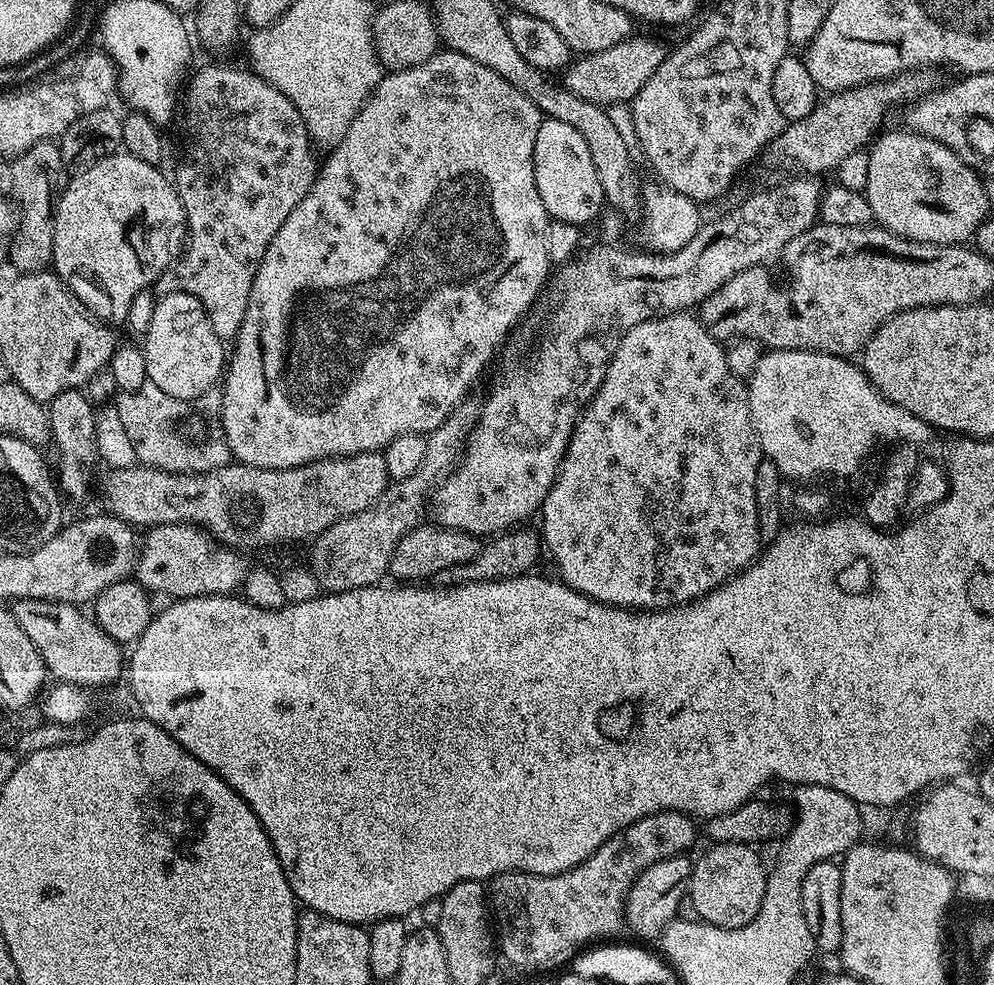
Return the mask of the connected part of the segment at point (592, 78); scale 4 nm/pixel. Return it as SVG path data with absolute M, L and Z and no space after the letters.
M633 34L628 39L618 42L601 52L589 52L573 59L563 73L563 87L578 96L601 106L609 104L623 104L631 102L635 96L650 82L654 70L662 66L662 62L669 54L660 40L652 36Z

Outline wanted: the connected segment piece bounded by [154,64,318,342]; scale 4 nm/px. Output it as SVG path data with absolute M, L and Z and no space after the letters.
M208 64L205 68L200 68L195 72L196 69L191 73L186 84L186 91L182 96L184 157L181 158L180 165L176 168L176 176L174 175L174 187L176 193L180 195L180 201L184 207L186 247L176 263L156 279L154 288L155 291L159 291L161 297L175 292L185 292L188 295L193 295L194 298L198 298L209 316L210 326L213 327L214 334L217 335L220 341L228 342L235 337L242 326L244 315L248 309L250 290L254 286L256 271L274 238L274 234L278 234L278 226L282 226L282 222L286 222L286 218L290 218L290 210L294 210L294 206L298 206L298 202L302 202L302 198L308 193L310 186L316 180L318 156L316 160L315 154L312 153L314 151L312 137L308 134L308 127L304 125L302 114L294 106L294 102L290 102L290 98L286 94L282 94L282 90L270 86L251 70L243 72L240 68L223 68L220 64Z

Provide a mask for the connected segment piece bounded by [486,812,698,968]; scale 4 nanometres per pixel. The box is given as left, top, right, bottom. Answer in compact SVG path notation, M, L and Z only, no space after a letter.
M655 812L614 834L597 852L590 854L590 858L568 872L560 872L557 876L529 872L504 872L493 876L486 892L490 897L490 912L503 959L505 956L516 968L548 968L563 960L571 961L585 946L599 941L596 939L603 934L604 928L611 926L612 920L621 919L622 898L627 896L630 887L628 868L632 874L638 874L649 864L687 853L696 840L696 832L698 836L698 828L692 824L695 824L693 817L683 812Z

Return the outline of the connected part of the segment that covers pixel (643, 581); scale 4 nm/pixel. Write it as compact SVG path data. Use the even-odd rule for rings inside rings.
M692 314L658 316L647 320L622 338L618 350L612 355L604 381L576 422L568 449L564 451L564 461L551 490L542 505L544 532L542 540L552 551L559 579L570 585L576 592L590 597L600 604L613 604L616 608L636 610L663 610L678 604L687 604L712 592L719 584L732 579L737 572L747 568L762 551L759 538L758 513L754 496L754 476L762 459L760 444L756 441L756 431L752 429L752 419L748 409L748 389L743 379L732 373L728 365L725 345L715 340L704 329L699 319Z

